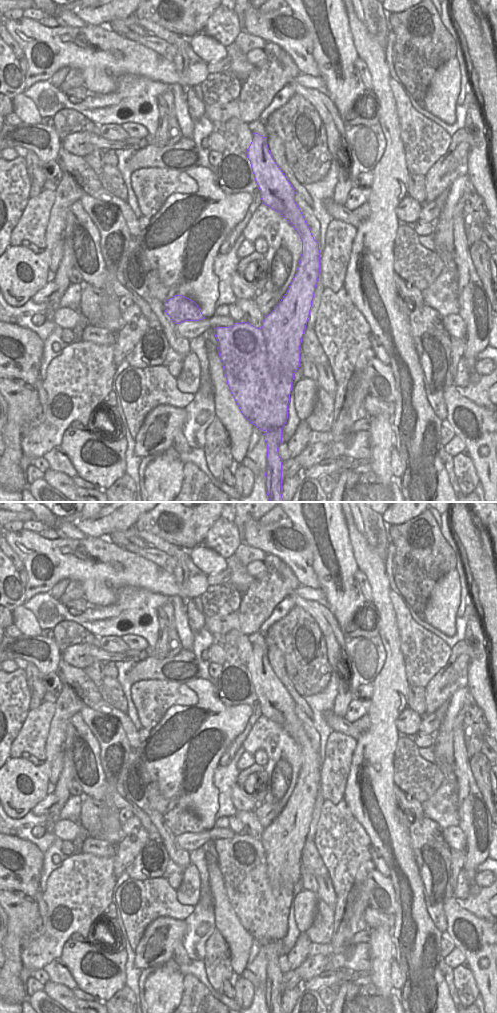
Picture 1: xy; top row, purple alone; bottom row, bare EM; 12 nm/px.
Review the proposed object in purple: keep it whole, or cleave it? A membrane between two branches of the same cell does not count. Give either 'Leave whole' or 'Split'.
Split

